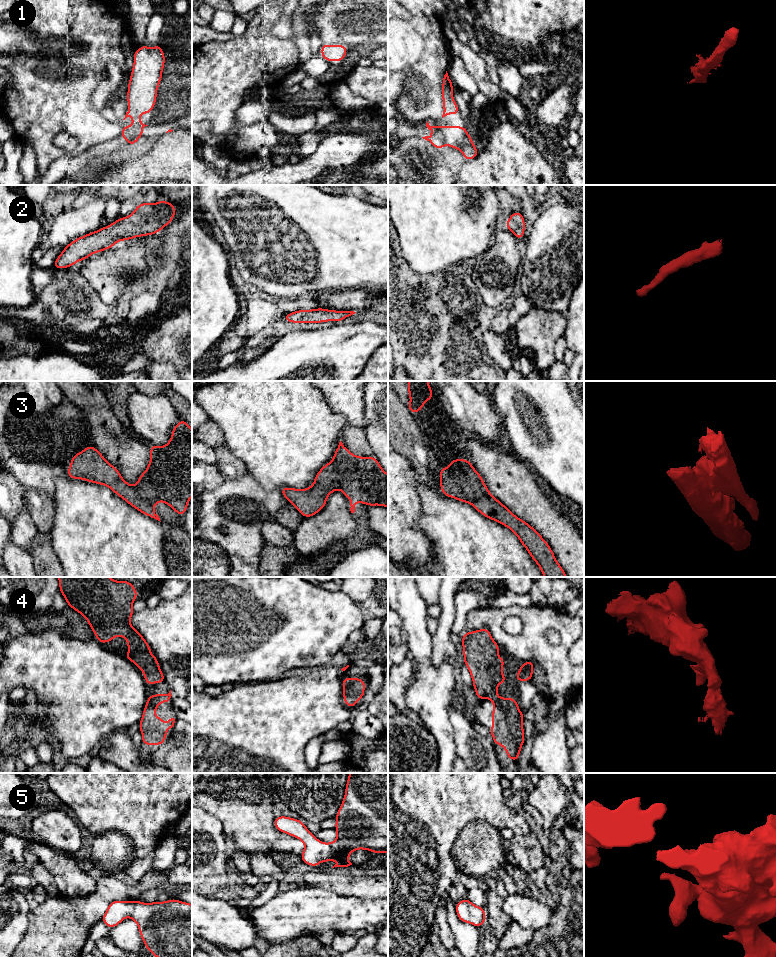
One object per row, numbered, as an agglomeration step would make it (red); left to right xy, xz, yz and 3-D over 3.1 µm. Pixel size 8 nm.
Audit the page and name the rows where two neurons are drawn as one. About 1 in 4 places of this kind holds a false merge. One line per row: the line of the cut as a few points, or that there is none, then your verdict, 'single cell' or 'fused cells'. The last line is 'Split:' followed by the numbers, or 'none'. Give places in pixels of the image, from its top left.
1: no cut | single cell
2: no cut | single cell
3: xz (330, 462), (340, 477), (340, 488) | fused cells
4: no cut | single cell
5: no cut | single cell
Split: 3

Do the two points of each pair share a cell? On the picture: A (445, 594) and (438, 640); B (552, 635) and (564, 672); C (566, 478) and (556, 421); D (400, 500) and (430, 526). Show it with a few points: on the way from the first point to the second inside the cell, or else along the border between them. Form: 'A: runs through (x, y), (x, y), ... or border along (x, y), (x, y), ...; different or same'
A: runs through (446, 605), (444, 629); same
B: border along (544, 632), (551, 644), (560, 642); different
C: runs through (562, 464), (562, 443), (556, 435); same
D: border along (418, 494), (421, 517), (415, 526), (429, 539); different

